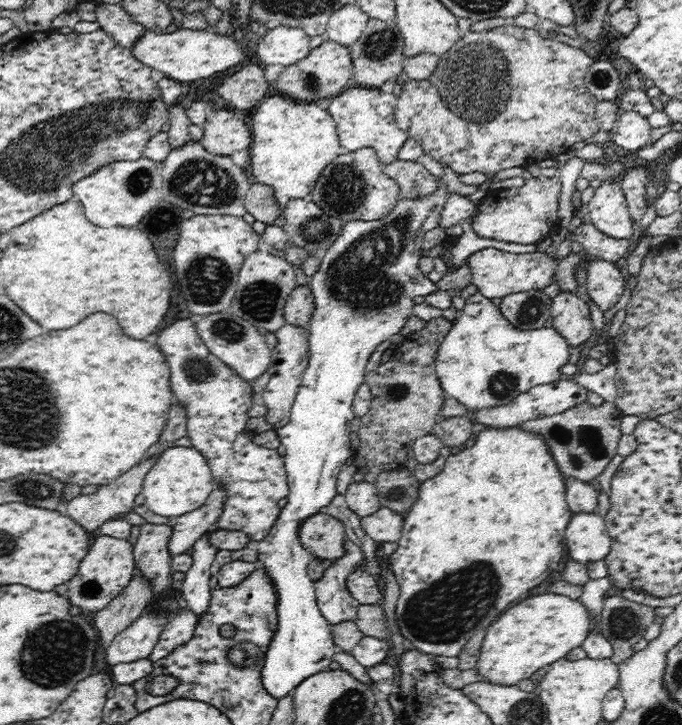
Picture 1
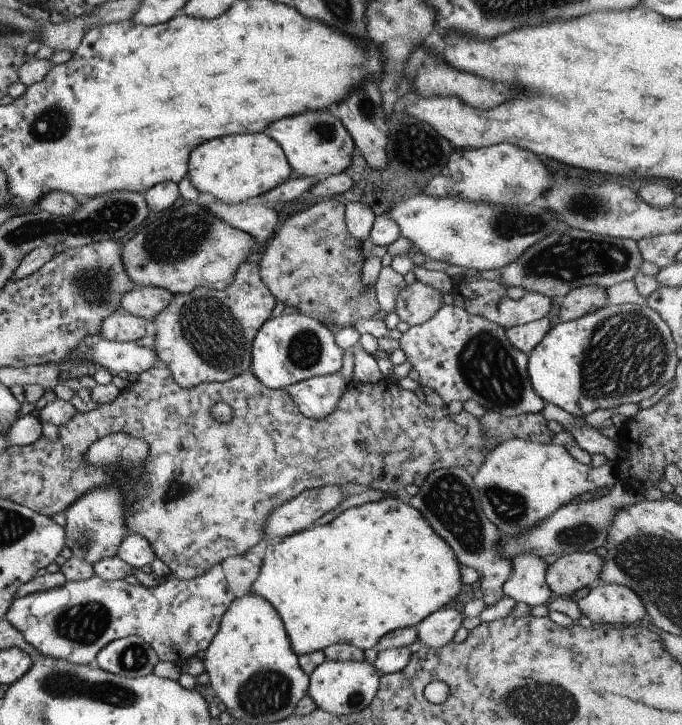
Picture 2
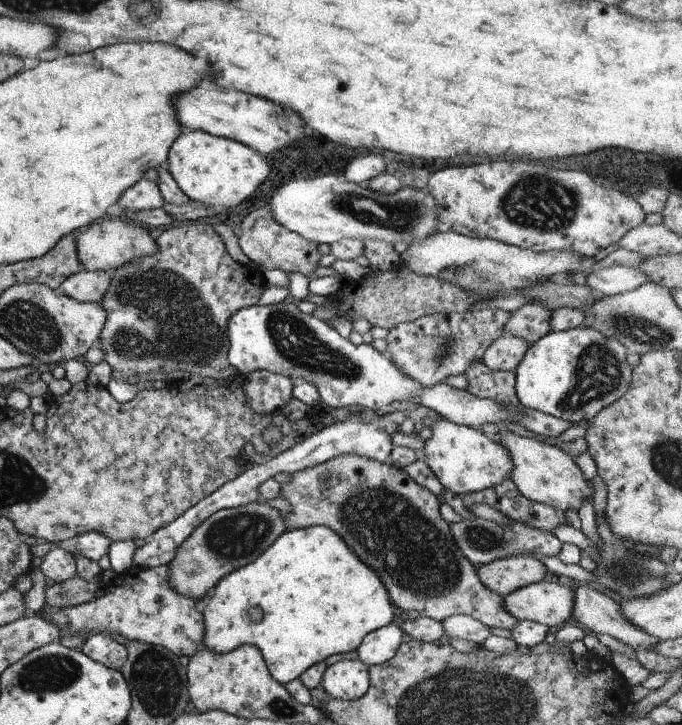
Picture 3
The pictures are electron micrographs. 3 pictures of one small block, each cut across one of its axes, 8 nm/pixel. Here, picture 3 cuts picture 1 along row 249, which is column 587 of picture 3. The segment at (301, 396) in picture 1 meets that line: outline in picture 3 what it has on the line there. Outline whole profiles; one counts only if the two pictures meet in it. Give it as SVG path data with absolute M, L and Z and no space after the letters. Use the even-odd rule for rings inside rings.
M595 328L549 331L528 345L513 371L517 400L524 408L583 424L629 388L632 366L626 363L626 355L617 338L605 338Z

